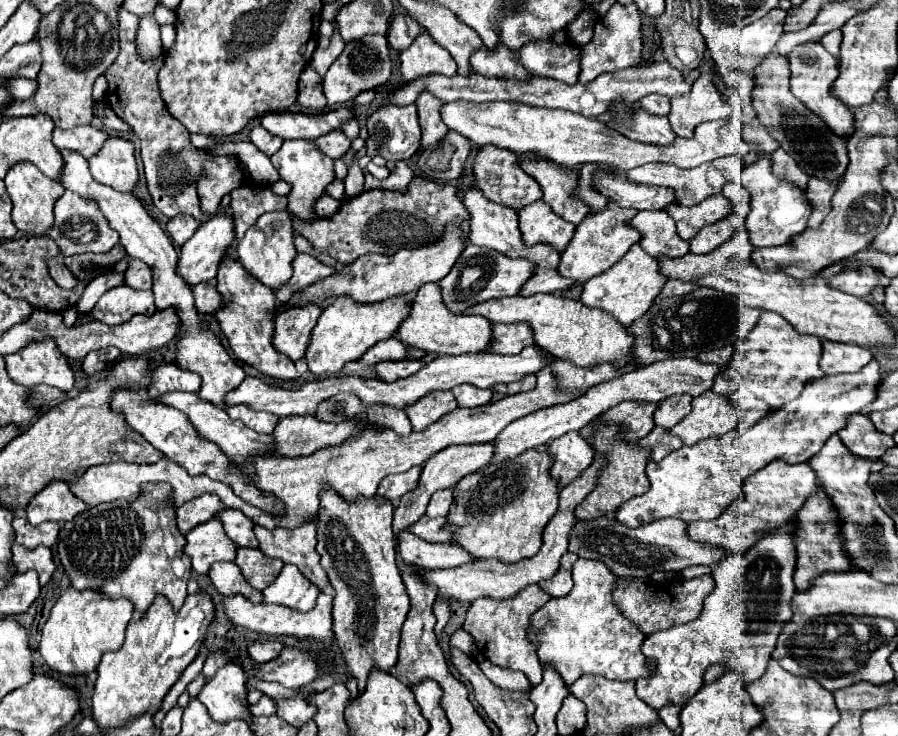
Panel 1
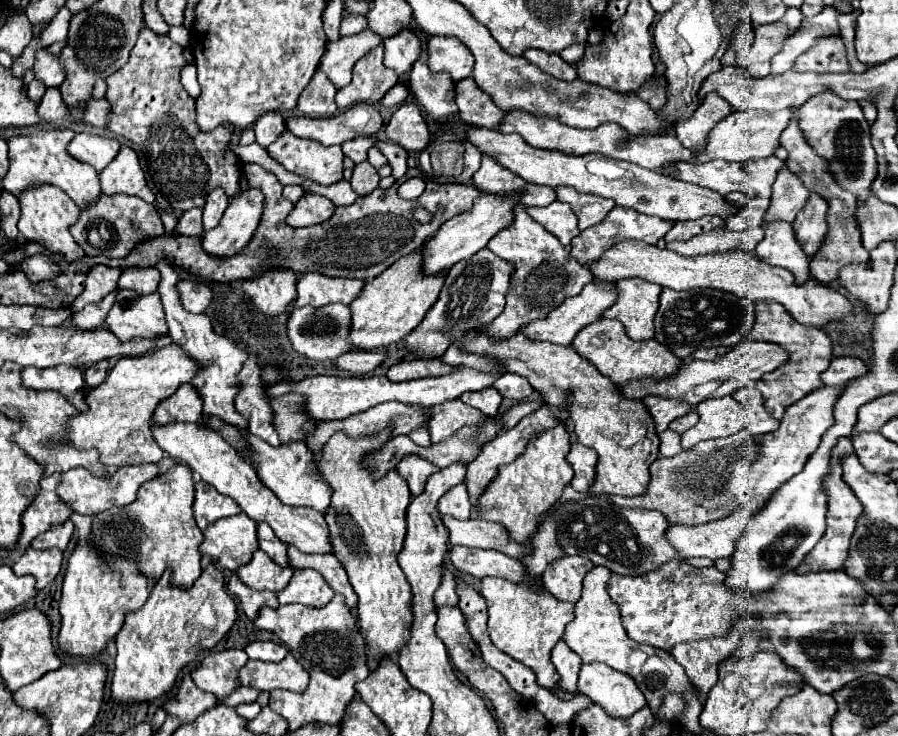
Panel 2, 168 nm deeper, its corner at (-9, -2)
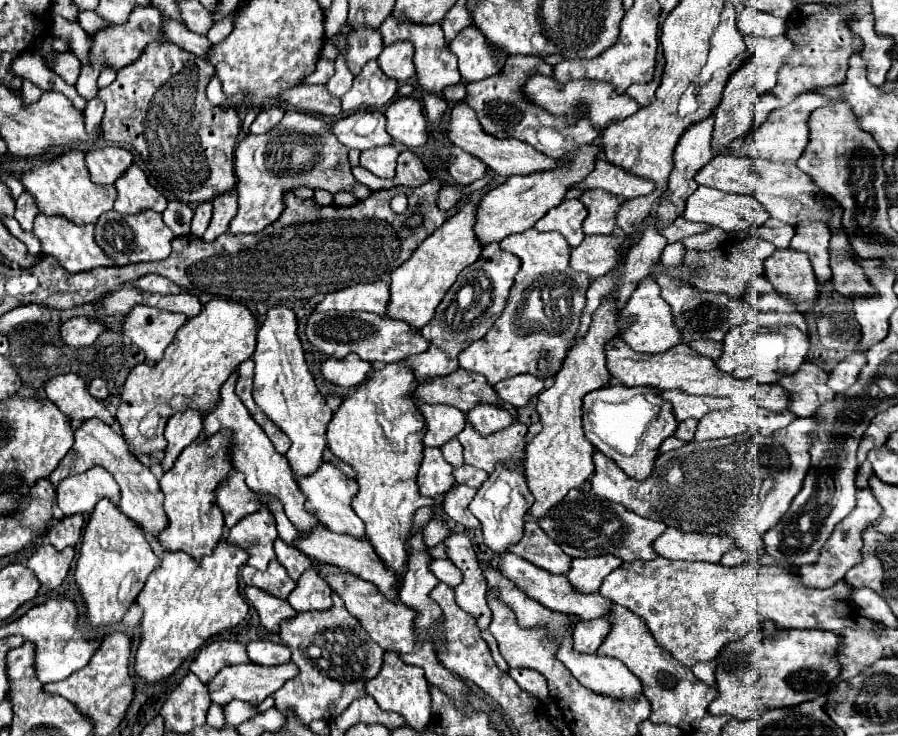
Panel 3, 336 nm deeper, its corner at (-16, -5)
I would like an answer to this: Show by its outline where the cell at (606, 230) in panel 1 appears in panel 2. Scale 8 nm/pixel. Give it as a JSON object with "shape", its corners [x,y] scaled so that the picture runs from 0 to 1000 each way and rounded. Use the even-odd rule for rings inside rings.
{"shape":[[[685,279],[685,281],[678,287],[678,292],[674,295],[671,303],[665,303],[665,306],[660,306],[660,308],[647,314],[647,317],[636,327],[636,336],[638,336],[636,349],[643,352],[647,360],[656,363],[656,360],[660,360],[660,357],[665,357],[667,349],[669,349],[674,341],[678,341],[683,333],[687,333],[687,330],[692,330],[692,327],[705,325],[705,327],[718,327],[718,330],[723,330],[723,333],[732,333],[732,327],[734,327],[736,322],[741,322],[741,317],[743,317],[747,308],[749,308],[749,303],[745,303],[745,300],[741,300],[741,298],[727,298],[727,295],[723,295],[723,292],[714,292],[712,287],[700,287],[698,281],[687,281],[687,279]]]}

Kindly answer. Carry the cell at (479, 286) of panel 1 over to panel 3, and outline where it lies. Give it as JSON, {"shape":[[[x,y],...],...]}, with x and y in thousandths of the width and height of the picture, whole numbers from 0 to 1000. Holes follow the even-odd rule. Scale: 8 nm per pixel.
{"shape":[[[555,332],[539,334],[537,348],[526,361],[521,361],[519,367],[510,372],[510,380],[497,397],[494,408],[486,418],[486,427],[479,443],[490,446],[490,459],[477,462],[479,473],[472,481],[454,486],[452,495],[461,500],[461,505],[465,503],[463,514],[474,519],[481,514],[499,511],[512,500],[510,481],[517,473],[521,473],[526,465],[535,462],[539,451],[550,440],[550,435],[559,427],[566,408],[566,397],[572,386],[572,375],[577,372],[577,367],[579,367],[579,353],[572,345],[557,340]],[[519,394],[526,394],[526,402],[521,402]]]}

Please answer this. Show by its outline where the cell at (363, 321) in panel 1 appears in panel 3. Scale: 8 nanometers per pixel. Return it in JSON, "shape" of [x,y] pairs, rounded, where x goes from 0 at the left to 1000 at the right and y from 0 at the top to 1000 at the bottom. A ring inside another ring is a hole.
{"shape":[[[523,272],[512,280],[512,285],[501,293],[490,310],[486,310],[461,342],[459,348],[437,370],[437,389],[434,389],[434,413],[432,427],[439,435],[454,438],[461,448],[468,448],[481,435],[481,427],[488,410],[494,405],[499,391],[508,383],[508,375],[530,356],[537,345],[537,332],[530,329],[528,302],[530,302],[532,274]]]}

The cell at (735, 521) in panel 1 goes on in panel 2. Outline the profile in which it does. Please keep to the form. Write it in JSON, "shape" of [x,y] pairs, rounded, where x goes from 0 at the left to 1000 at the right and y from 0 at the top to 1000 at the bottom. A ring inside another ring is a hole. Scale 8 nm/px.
{"shape":[[[818,694],[803,708],[792,708],[785,713],[747,713],[743,732],[749,743],[754,743],[761,760],[790,757],[796,762],[803,757],[814,757],[836,702],[839,700]]]}

